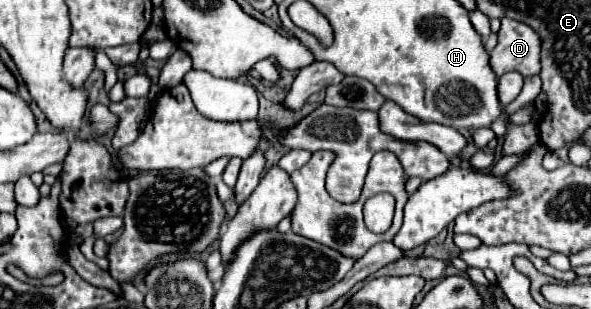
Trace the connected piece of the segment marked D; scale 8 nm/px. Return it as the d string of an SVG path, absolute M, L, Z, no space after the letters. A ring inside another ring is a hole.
M504 17L490 65L496 75L508 71L518 71L524 77L536 75L540 71L540 35L526 23Z

